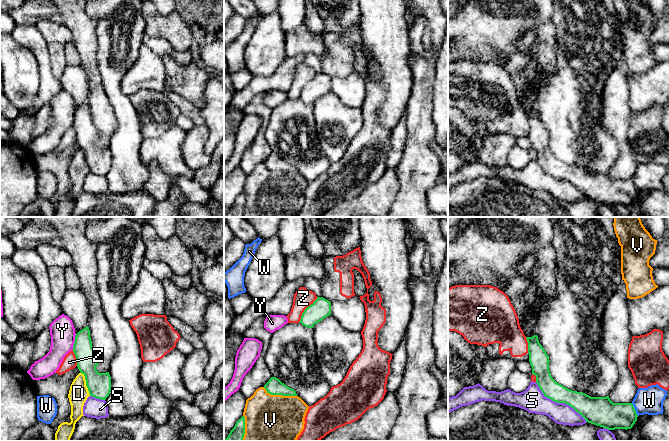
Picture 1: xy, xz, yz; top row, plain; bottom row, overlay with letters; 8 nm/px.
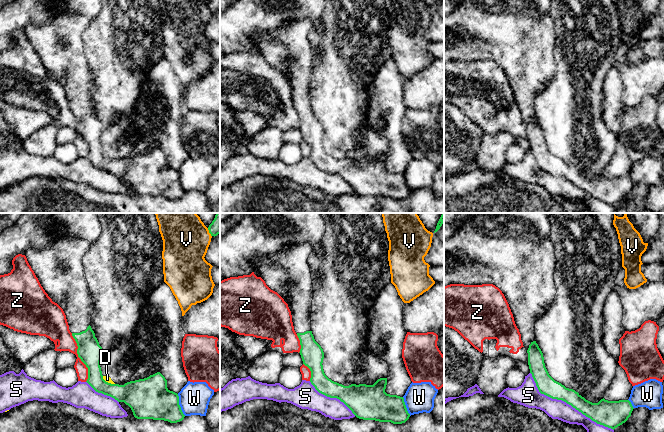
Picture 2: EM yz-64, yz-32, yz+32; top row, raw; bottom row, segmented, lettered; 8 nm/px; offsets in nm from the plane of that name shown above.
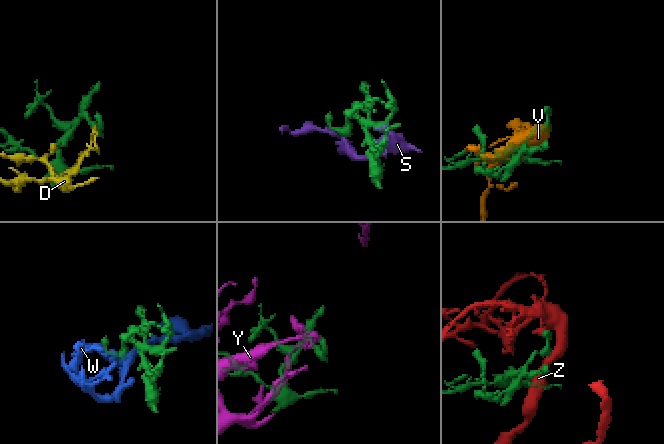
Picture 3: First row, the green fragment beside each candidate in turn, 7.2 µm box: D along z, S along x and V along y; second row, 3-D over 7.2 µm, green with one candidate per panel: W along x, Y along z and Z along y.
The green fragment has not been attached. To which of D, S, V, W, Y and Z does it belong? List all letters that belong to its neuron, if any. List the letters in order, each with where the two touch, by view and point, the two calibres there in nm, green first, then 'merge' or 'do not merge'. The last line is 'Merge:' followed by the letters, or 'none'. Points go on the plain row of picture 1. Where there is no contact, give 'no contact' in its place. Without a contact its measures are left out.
D: xy (86, 160) | 190/160 nm | do not merge
S: yz (559, 178) | 180/190 nm | do not merge
V: xz (280, 170) | 140/460 nm | do not merge
W: yz (634, 185) | 220/220 nm | do not merge
Y: xy (74, 118) | 180/200 nm | do not merge
Z: xz (304, 86) | 160/150 nm | do not merge
Merge: none

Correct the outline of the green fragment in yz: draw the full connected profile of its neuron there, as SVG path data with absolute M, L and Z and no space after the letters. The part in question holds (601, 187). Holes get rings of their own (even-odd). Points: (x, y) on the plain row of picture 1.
M534 30L526 31L519 38L518 46L530 57L529 65L524 70L526 84L523 109L528 118L529 138L532 150L536 152L536 159L545 173L569 181L588 199L608 206L631 205L638 193L632 179L613 179L609 172L591 173L583 168L572 167L552 154L549 132L536 111L538 94L533 85L536 71L533 47L535 36Z

